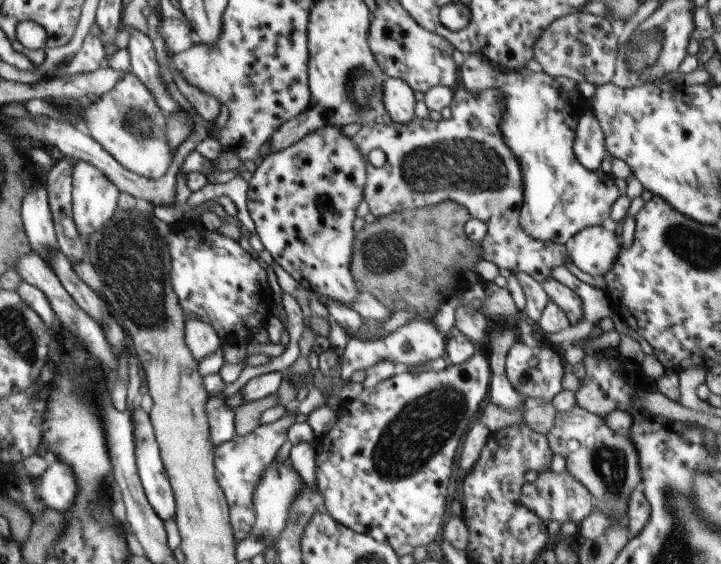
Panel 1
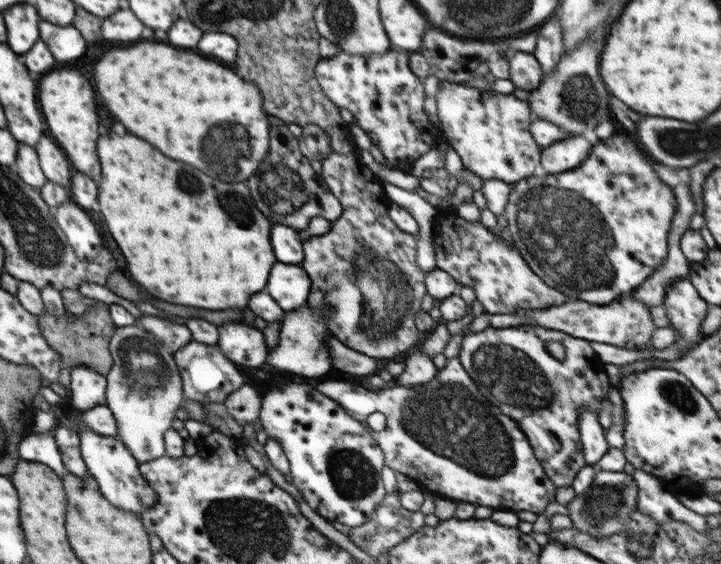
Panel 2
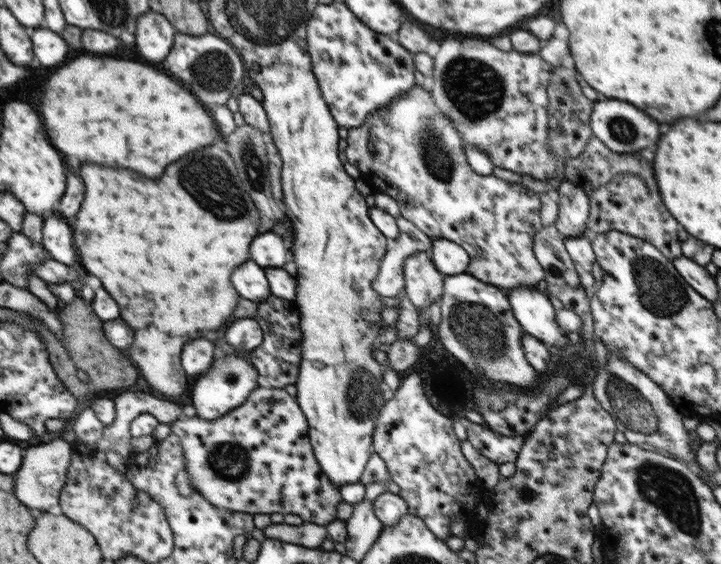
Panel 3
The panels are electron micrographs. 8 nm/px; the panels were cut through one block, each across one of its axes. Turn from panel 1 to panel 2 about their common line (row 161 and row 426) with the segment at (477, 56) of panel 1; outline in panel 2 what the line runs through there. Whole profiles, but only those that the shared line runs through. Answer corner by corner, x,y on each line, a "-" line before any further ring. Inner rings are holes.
490,326
480,332
465,335
457,357
478,390
492,405
498,406
502,414
510,416
520,426
544,472
556,488
572,486
578,471
587,465
578,430
580,406
584,405
598,414
602,400
608,400
608,390
612,386
604,370
605,363
596,357
591,347
590,341
556,330
550,332
538,326
-
550,340
557,340
566,348
566,358
563,361
556,360
548,351
546,344

